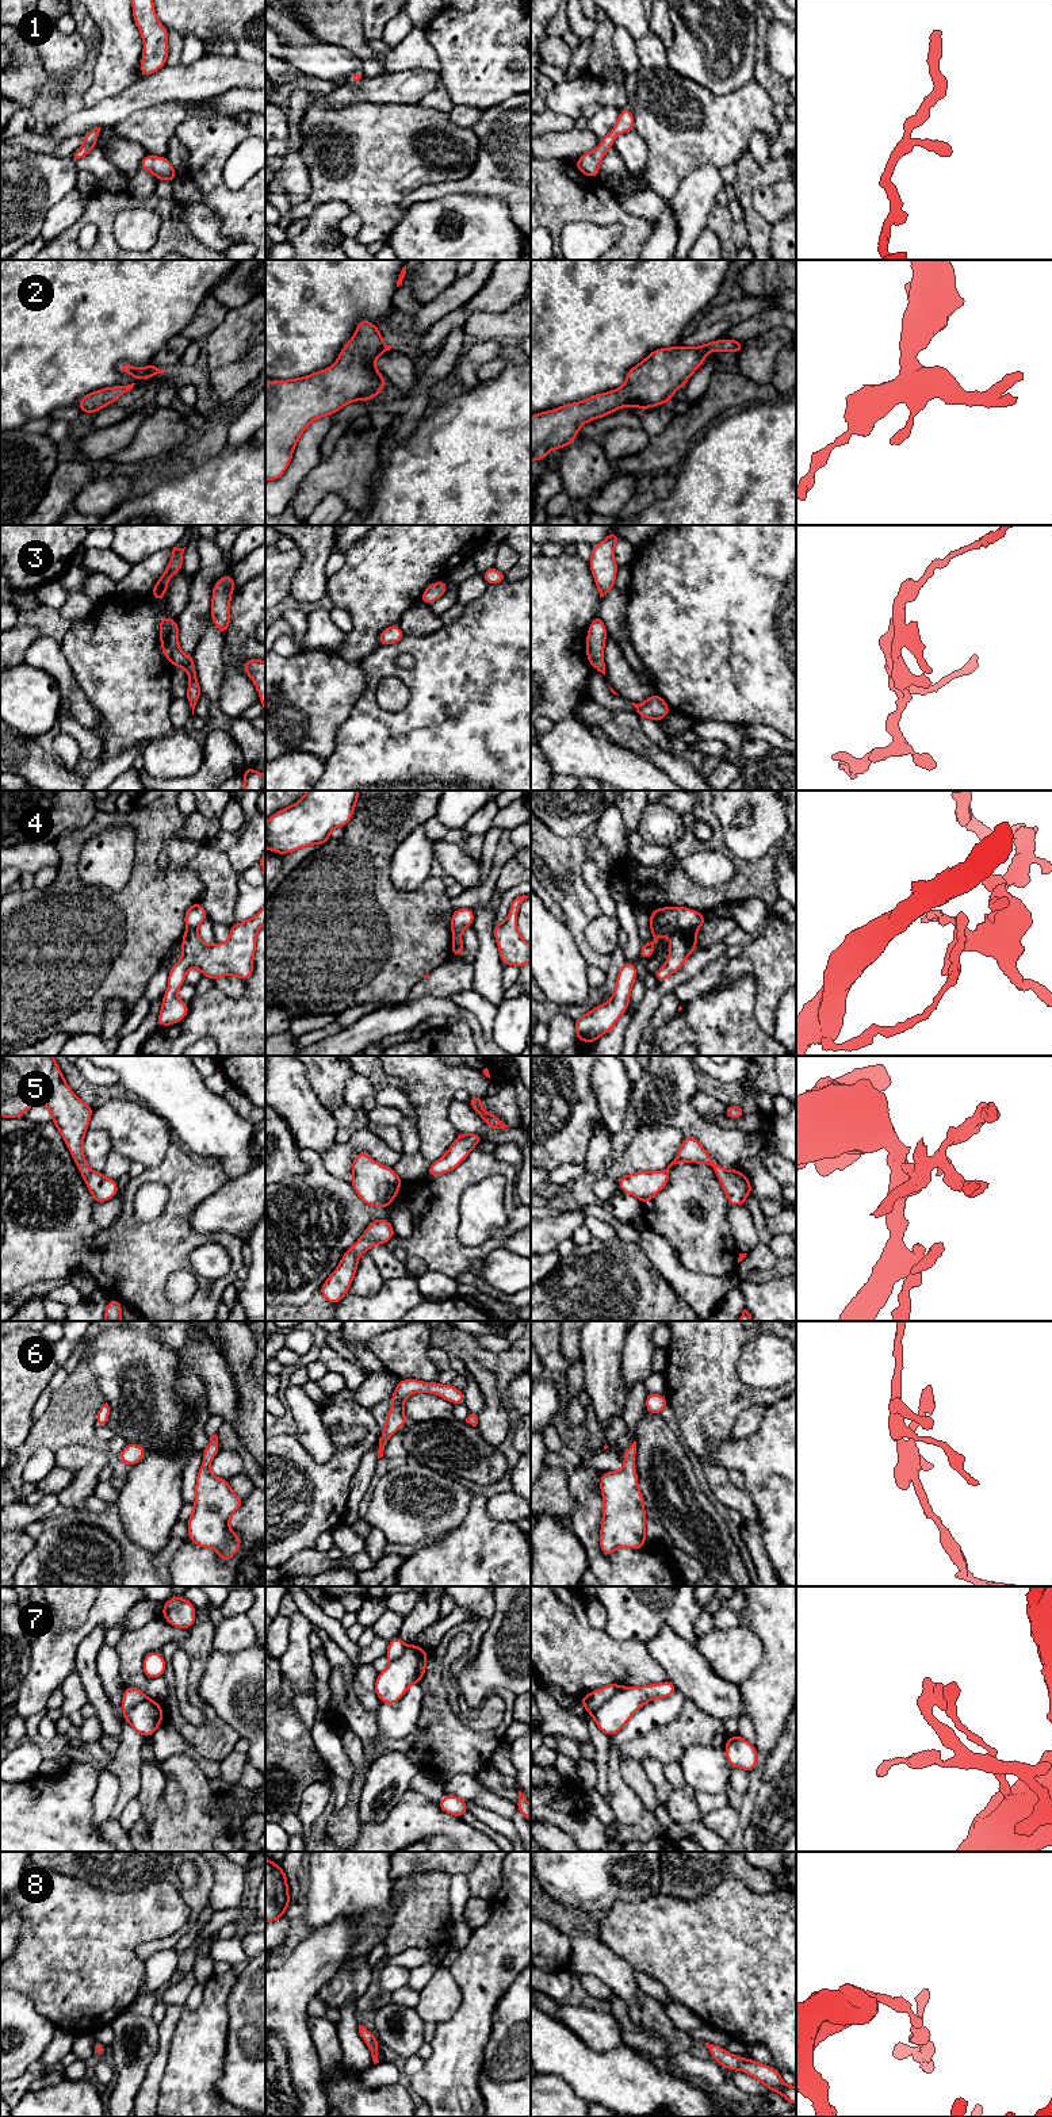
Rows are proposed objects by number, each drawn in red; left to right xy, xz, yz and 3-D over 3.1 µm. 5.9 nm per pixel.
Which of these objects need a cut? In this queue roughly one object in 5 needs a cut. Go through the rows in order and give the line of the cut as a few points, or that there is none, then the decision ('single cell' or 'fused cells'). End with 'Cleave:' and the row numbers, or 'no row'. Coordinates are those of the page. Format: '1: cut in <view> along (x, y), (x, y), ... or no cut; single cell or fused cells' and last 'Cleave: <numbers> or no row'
1: no cut; single cell
2: no cut; single cell
3: no cut; single cell
4: cut in yz along (696, 927), (676, 930), (670, 934); fused cells
5: no cut; single cell
6: no cut; single cell
7: cut in yz along (622, 1687), (590, 1715); fused cells
8: no cut; single cell
Cleave: 4, 7

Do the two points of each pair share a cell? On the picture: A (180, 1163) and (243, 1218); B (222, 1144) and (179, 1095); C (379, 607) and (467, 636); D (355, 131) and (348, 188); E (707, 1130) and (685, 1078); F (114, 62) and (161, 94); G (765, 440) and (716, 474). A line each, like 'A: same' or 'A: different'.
A: different
B: same
C: different
D: same
E: same
F: different
G: same

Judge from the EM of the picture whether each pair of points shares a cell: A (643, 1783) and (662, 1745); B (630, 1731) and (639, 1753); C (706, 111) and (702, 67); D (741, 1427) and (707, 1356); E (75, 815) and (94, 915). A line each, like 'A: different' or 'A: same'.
A: different
B: different
C: different
D: different
E: different

